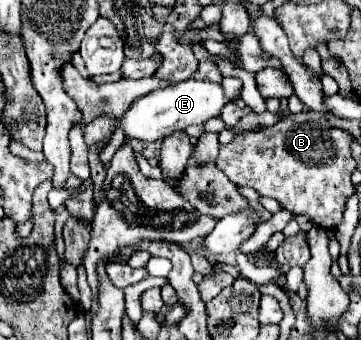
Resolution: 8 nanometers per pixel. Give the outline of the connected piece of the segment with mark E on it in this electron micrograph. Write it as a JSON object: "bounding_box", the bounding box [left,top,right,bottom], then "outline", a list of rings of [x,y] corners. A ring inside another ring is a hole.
{"bounding_box":[84,79,240,145],"outline":[[[188,79],[182,83],[168,85],[164,89],[156,89],[154,93],[138,99],[120,119],[98,117],[94,123],[84,127],[84,137],[86,137],[86,143],[90,145],[104,137],[114,135],[114,131],[122,125],[126,137],[140,139],[140,141],[162,141],[166,135],[170,135],[174,131],[186,129],[188,125],[202,125],[208,119],[218,117],[224,105],[238,101],[238,99],[240,99],[240,95],[234,99],[226,97],[224,87],[220,83],[212,83],[208,79]]]}

